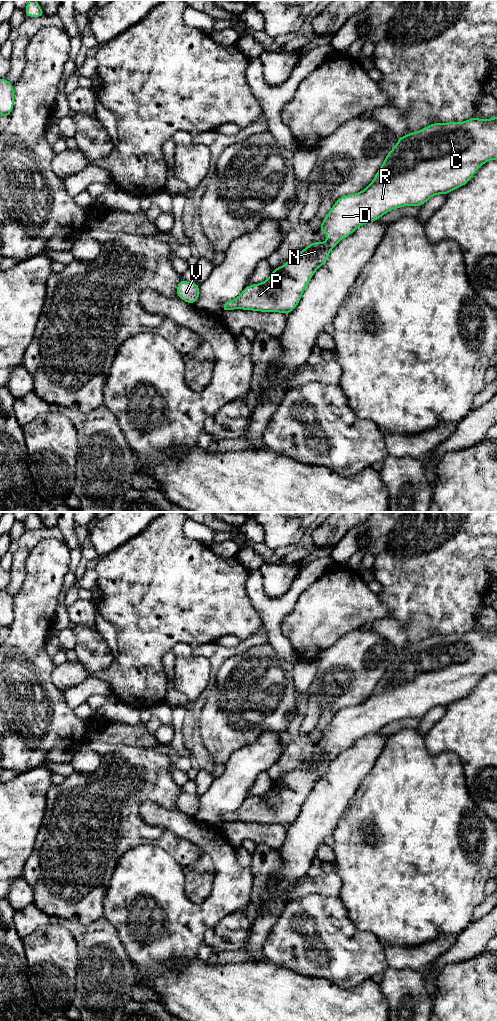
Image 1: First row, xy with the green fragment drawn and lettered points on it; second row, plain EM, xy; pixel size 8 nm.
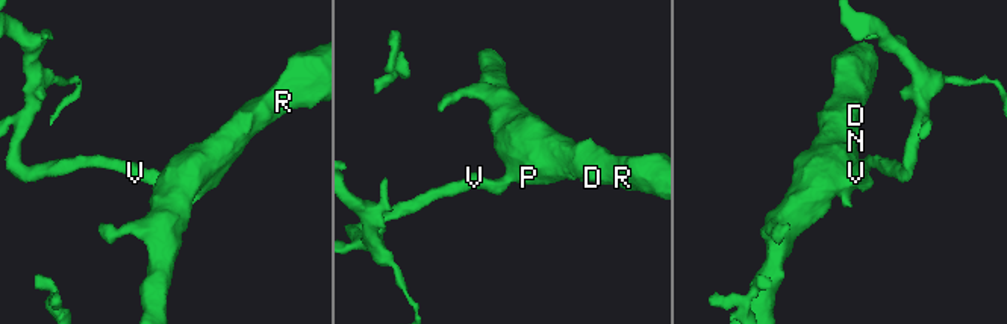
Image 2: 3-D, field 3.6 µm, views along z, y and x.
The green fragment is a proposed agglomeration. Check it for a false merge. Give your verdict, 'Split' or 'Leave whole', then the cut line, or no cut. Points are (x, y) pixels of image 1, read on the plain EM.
Leave whole. No split

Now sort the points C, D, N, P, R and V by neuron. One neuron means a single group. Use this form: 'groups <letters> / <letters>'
groups C D N P R V

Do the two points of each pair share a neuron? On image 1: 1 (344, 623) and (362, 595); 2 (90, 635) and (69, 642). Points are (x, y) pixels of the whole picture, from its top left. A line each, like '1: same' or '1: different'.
1: same
2: different

